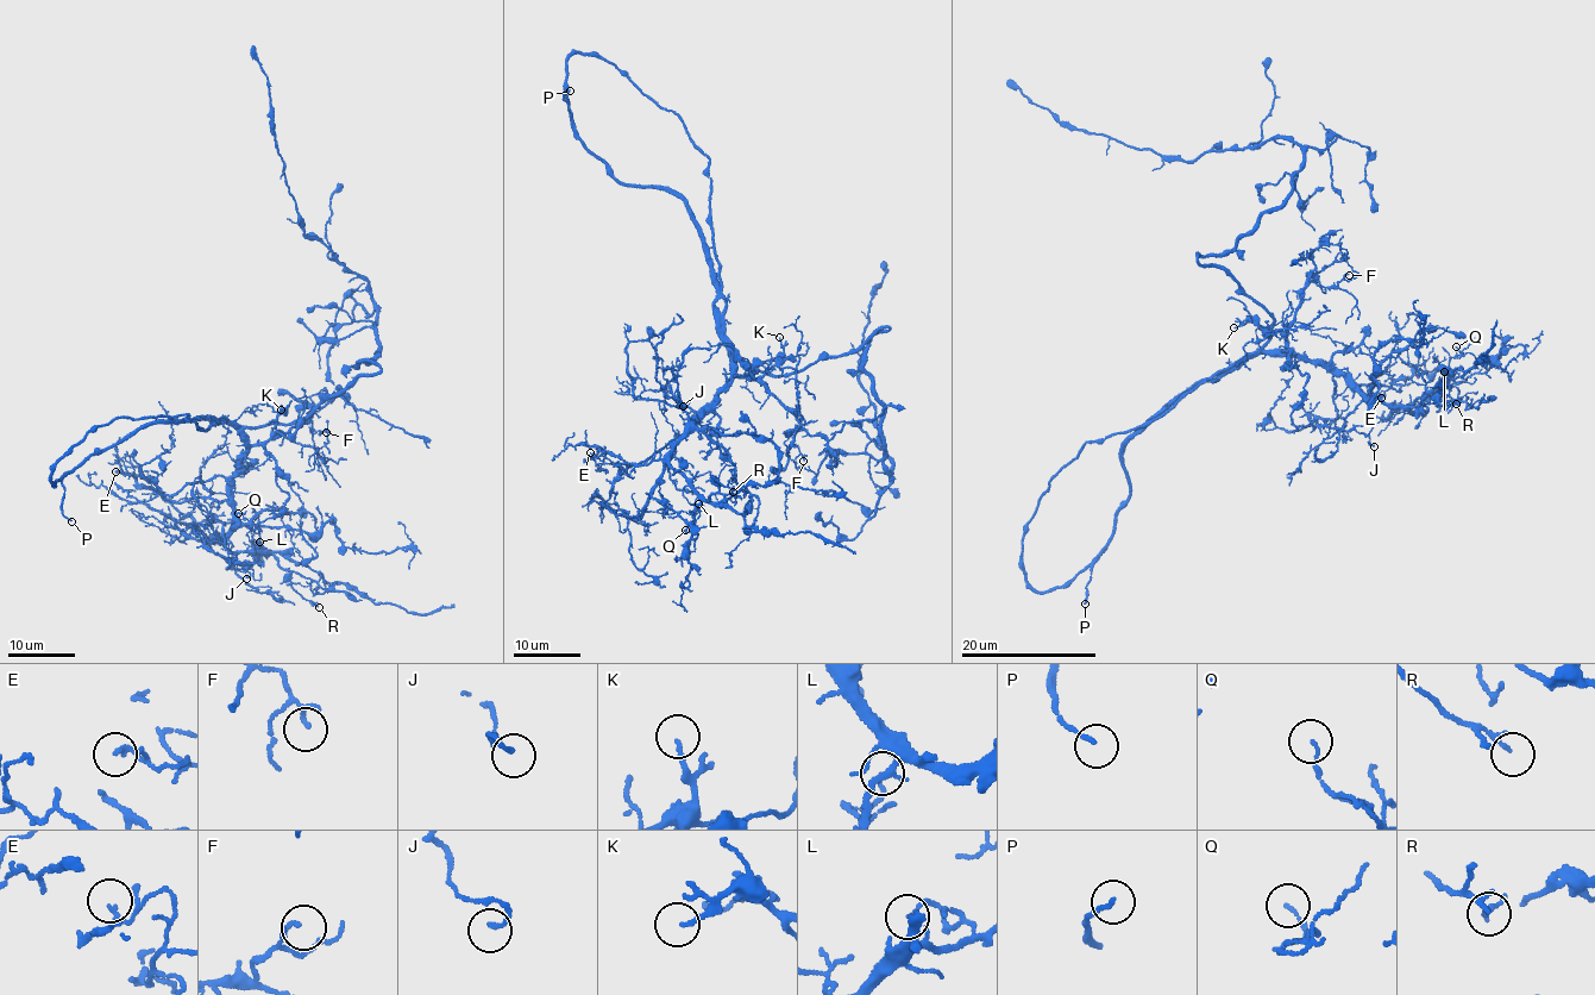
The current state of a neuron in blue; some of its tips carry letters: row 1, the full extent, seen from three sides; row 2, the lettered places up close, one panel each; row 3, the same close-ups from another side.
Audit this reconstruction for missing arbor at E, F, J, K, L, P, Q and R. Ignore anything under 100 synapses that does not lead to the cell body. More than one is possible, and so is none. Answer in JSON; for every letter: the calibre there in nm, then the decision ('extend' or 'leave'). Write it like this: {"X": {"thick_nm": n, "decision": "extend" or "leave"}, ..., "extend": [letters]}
{"E": {"thick_nm": 150, "decision": "leave"}, "F": {"thick_nm": 80, "decision": "leave"}, "J": {"thick_nm": 140, "decision": "leave"}, "K": {"thick_nm": 120, "decision": "leave"}, "L": {"thick_nm": 120, "decision": "leave"}, "P": {"thick_nm": 130, "decision": "extend"}, "Q": {"thick_nm": 100, "decision": "leave"}, "R": {"thick_nm": 90, "decision": "leave"}, "extend": ["P"]}

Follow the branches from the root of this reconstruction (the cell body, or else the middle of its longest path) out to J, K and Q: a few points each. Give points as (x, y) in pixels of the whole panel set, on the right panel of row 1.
J: (1209, 267), (1273, 318), (1266, 350), (1319, 360), (1347, 379), (1362, 400), (1343, 427), (1374, 446)
K: (1209, 267), (1223, 269), (1273, 318), (1272, 338), (1264, 349), (1286, 349), (1275, 331), (1247, 320), (1234, 327)
Q: (1209, 267), (1273, 318), (1266, 350), (1319, 360), (1383, 402), (1415, 406), (1461, 376), (1476, 360), (1456, 346)

